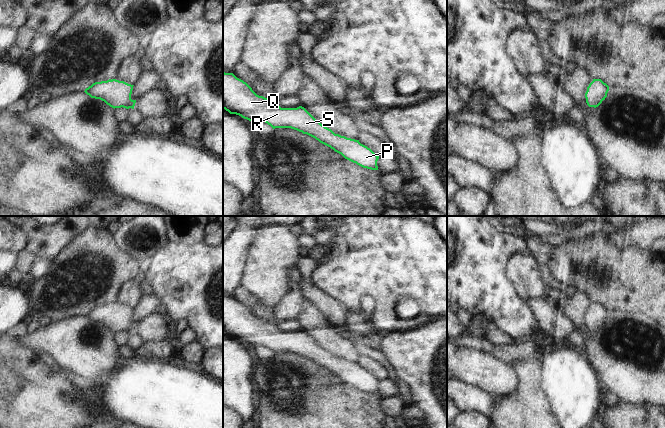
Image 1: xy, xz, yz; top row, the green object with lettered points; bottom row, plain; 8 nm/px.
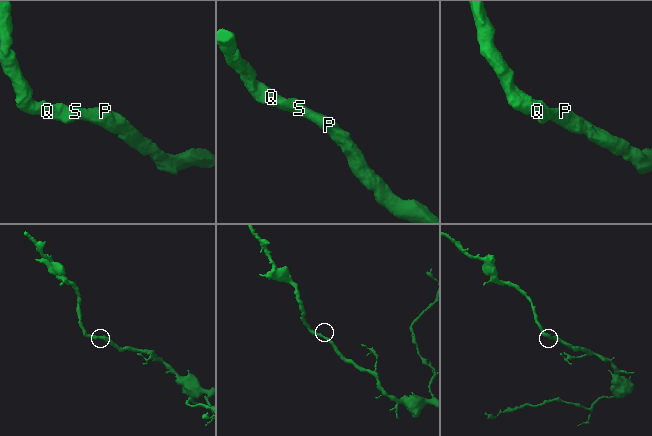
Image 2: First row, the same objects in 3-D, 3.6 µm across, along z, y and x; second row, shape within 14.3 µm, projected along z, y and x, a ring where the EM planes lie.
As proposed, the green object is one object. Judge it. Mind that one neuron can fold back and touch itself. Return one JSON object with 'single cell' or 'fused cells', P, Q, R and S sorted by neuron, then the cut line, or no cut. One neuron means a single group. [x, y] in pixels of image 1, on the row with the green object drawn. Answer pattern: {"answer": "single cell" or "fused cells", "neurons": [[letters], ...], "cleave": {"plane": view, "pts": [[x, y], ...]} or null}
{"answer": "single cell", "neurons": [["P", "Q", "R", "S"]], "cleave": null}

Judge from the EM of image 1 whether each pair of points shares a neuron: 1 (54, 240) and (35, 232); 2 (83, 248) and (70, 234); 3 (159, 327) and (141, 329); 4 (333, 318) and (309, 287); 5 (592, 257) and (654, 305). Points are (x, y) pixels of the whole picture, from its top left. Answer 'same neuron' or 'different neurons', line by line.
1: same neuron
2: different neurons
3: same neuron
4: same neuron
5: same neuron

